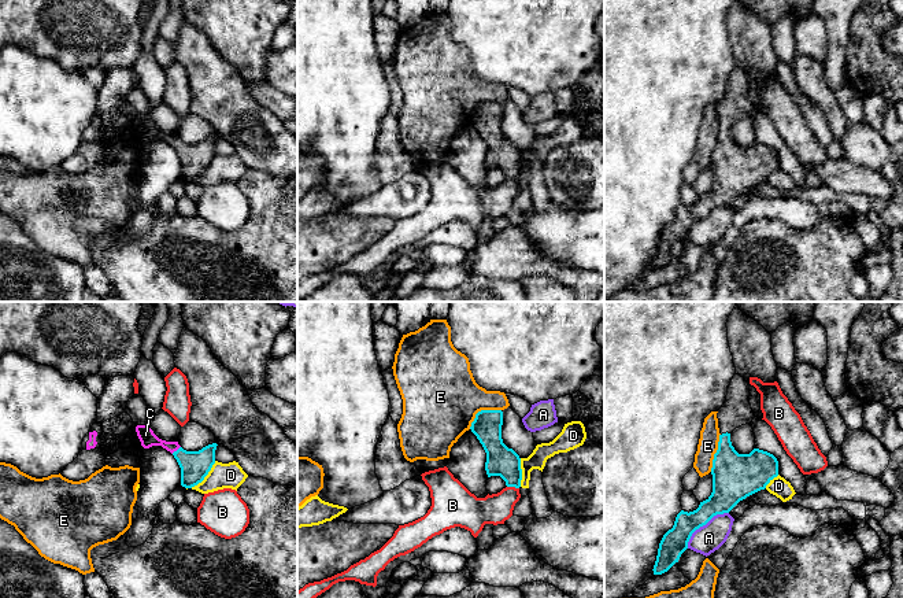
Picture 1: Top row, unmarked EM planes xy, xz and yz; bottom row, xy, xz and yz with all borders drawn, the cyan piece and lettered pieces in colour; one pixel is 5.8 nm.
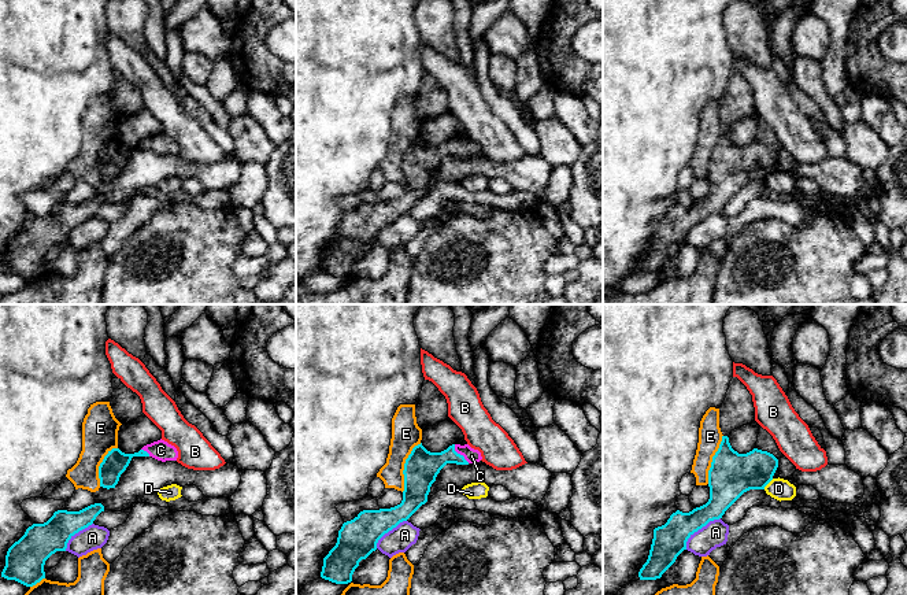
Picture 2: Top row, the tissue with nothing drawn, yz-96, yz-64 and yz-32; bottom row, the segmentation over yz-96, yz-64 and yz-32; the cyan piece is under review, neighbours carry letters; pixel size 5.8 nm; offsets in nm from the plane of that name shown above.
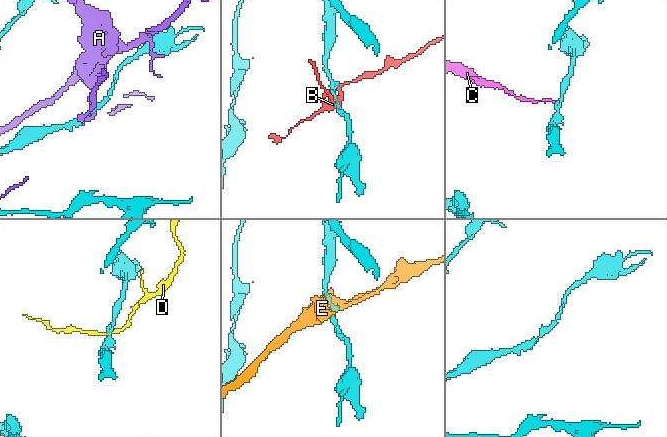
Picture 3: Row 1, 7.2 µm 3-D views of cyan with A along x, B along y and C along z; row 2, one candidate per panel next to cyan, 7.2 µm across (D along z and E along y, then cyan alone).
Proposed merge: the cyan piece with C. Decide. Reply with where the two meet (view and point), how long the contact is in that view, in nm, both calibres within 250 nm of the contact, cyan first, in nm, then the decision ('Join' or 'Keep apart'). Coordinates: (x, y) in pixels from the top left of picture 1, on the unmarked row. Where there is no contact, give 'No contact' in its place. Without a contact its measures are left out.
Touches cyan at xy (177, 143). Shared border 70 nm. Thickness 180 nm (cyan) against 90 nm. Join

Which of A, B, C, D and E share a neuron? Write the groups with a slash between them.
A / B / C / D / E

